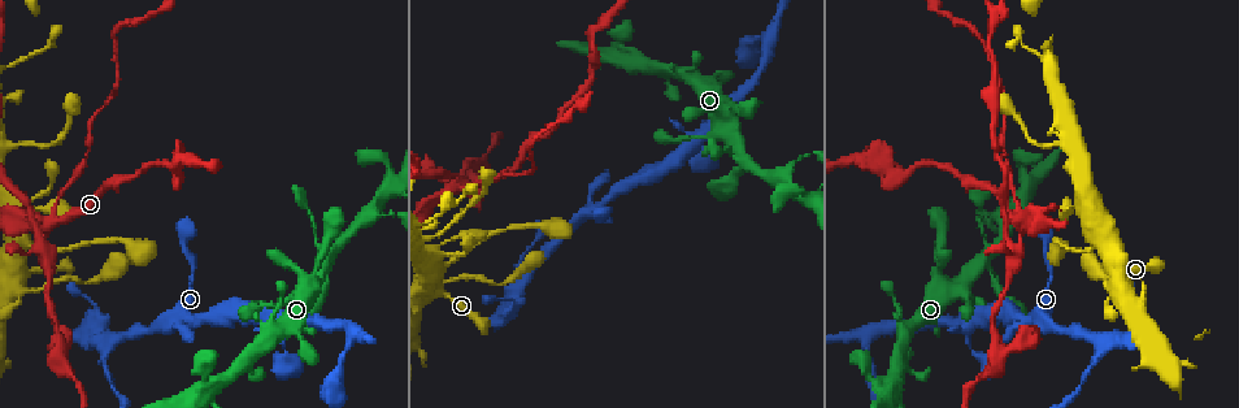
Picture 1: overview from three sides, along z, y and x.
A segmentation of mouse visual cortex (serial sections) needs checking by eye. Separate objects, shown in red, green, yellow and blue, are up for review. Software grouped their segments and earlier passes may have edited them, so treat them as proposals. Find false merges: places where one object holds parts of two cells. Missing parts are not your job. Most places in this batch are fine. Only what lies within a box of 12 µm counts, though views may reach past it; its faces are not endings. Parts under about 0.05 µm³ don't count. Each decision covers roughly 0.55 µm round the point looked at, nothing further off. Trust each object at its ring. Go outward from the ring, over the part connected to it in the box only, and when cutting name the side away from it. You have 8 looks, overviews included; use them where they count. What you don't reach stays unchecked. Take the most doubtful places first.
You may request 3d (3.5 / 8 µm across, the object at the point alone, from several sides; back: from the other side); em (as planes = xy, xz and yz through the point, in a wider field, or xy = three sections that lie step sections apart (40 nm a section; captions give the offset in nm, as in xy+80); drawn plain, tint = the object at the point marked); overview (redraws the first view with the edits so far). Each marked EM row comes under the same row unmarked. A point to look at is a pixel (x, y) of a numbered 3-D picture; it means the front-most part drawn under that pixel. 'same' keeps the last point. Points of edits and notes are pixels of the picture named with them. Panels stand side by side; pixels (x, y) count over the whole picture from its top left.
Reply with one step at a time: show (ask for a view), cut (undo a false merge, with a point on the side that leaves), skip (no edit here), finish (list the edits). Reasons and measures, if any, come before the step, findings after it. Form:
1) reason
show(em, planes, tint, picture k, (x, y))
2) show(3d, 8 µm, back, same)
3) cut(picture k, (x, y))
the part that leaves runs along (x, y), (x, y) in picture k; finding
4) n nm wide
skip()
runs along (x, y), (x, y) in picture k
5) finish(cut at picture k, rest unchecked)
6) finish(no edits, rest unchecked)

thick turns thin
show(3d, 3.5 µm, picture 1, (54, 226))

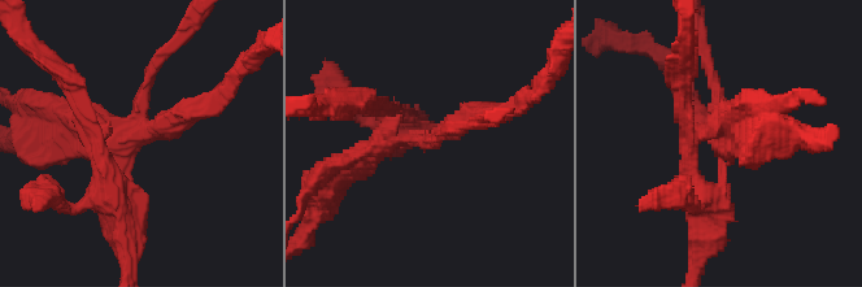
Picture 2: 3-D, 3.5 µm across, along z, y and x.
show(em, planes, tint, picture 2, (135, 132))

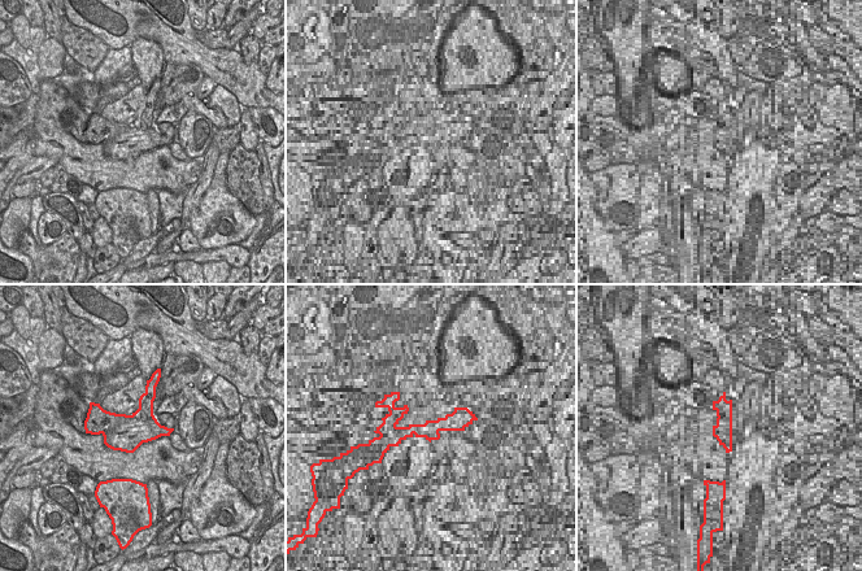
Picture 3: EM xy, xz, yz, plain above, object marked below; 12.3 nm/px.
show(em, xy, step 5, tint, same)

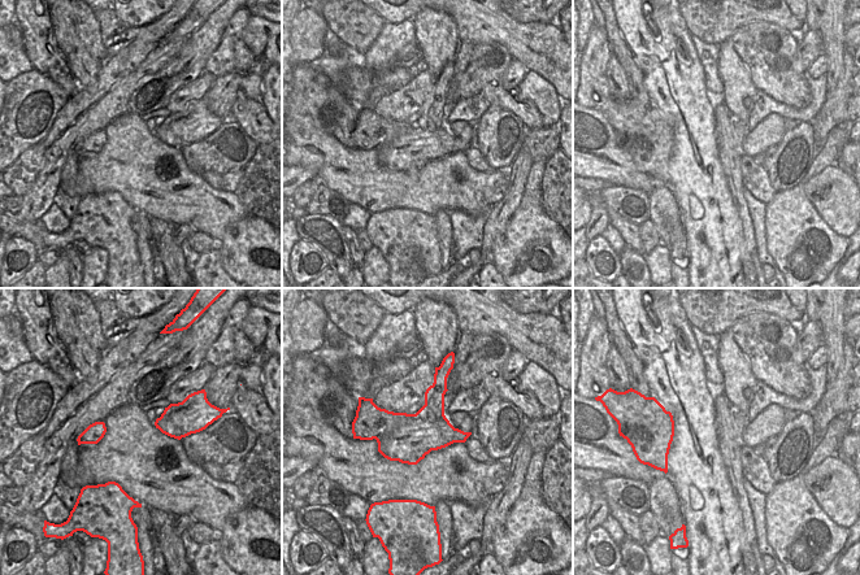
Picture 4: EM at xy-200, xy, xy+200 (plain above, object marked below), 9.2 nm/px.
cut(picture 2, (426, 125))
the part that leaves runs along (131, 139), (112, 170), (127, 255) in picture 2; a second cell is stuck on

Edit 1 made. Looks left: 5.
show(overview)

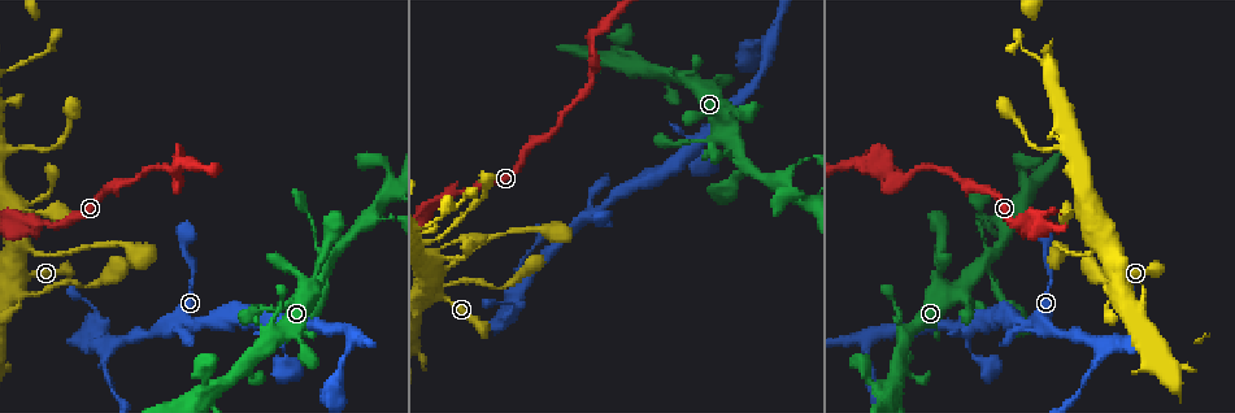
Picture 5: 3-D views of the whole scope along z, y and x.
thick turns thin
show(3d, 3.5 µm, picture 5, (428, 243))

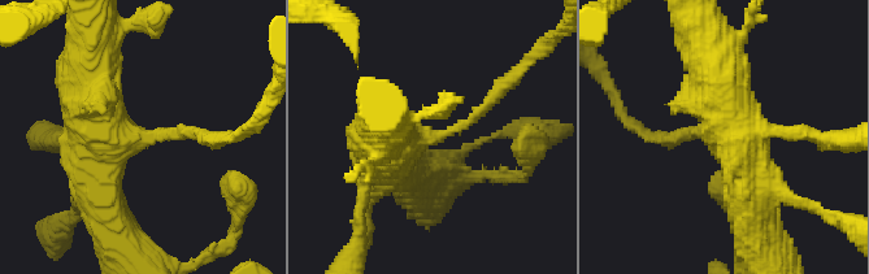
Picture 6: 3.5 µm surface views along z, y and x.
arms of 150, 600 nm; now the EM
show(em, xy, step 2, tint, picture 6, (435, 139))

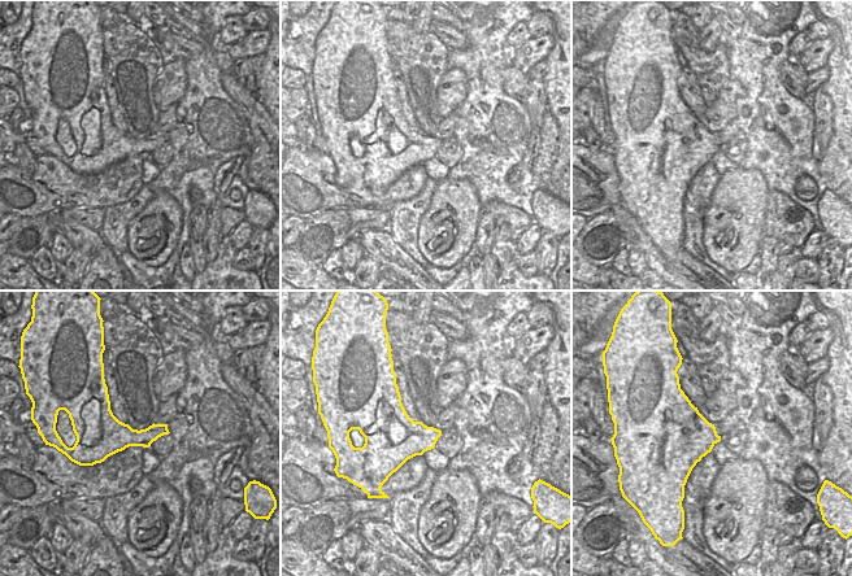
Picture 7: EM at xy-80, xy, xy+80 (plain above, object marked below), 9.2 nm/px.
another direction
show(em, planes, tint, same)

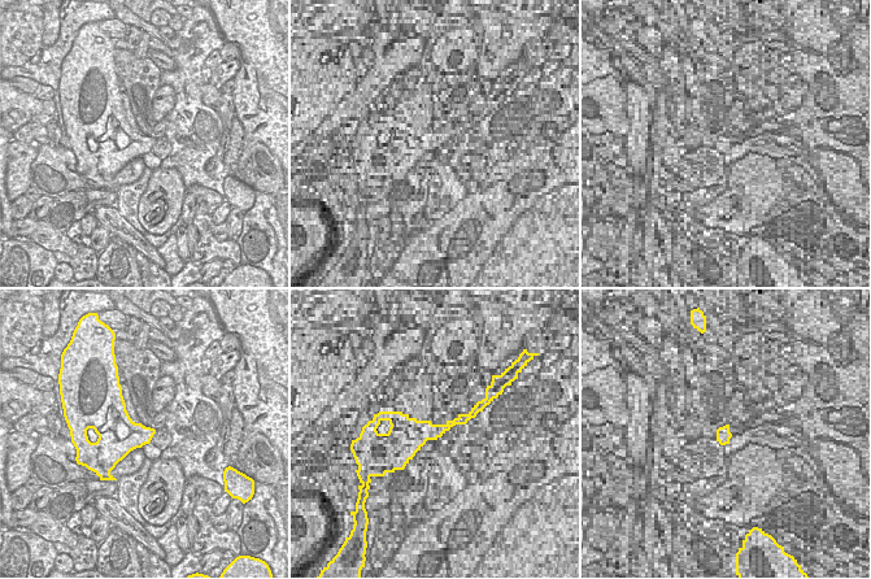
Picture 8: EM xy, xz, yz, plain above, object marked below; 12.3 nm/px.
skip()
runs along (389, 161), (389, 144), (461, 127), (504, 85) in picture 6; one cell here

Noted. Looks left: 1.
two arms at a narrow angle
show(3d, 3.5 µm, picture 5, (1127, 341))

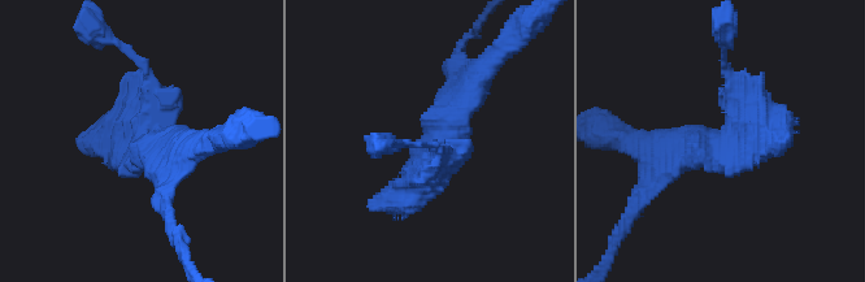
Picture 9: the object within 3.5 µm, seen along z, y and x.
skip()
runs along (646, 143), (722, 143), (742, 120), (726, 68) in picture 9; one cell here

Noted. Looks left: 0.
finish(cut at picture 2, rest unchecked)

